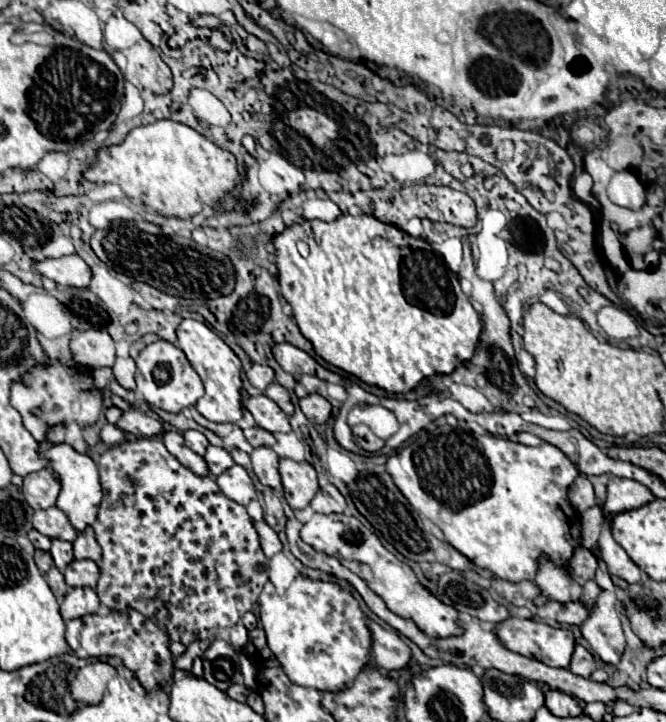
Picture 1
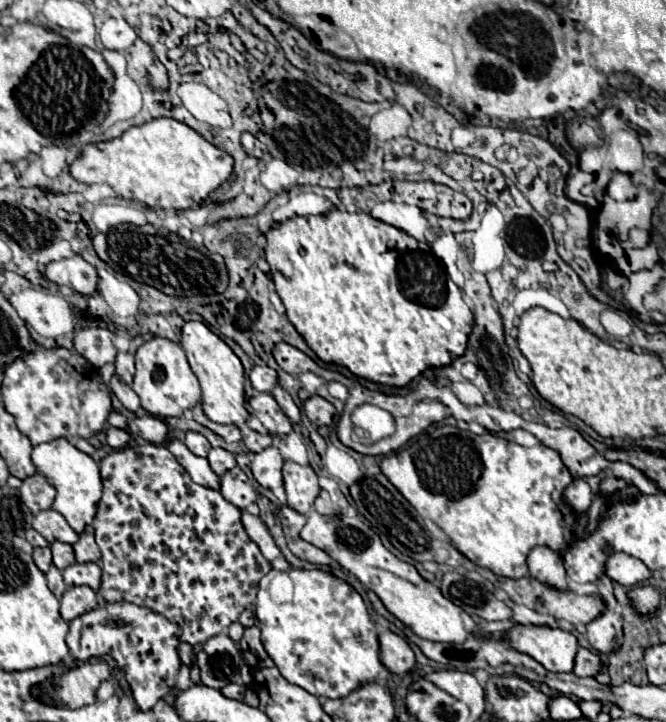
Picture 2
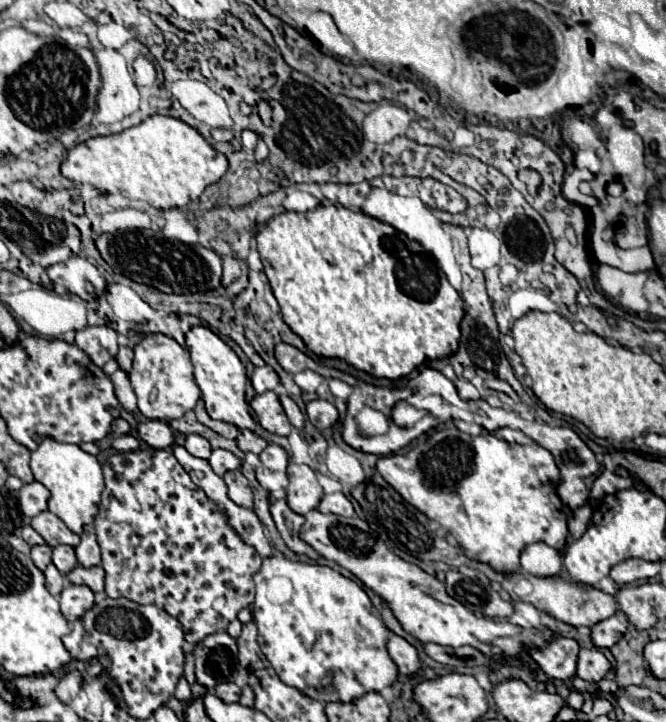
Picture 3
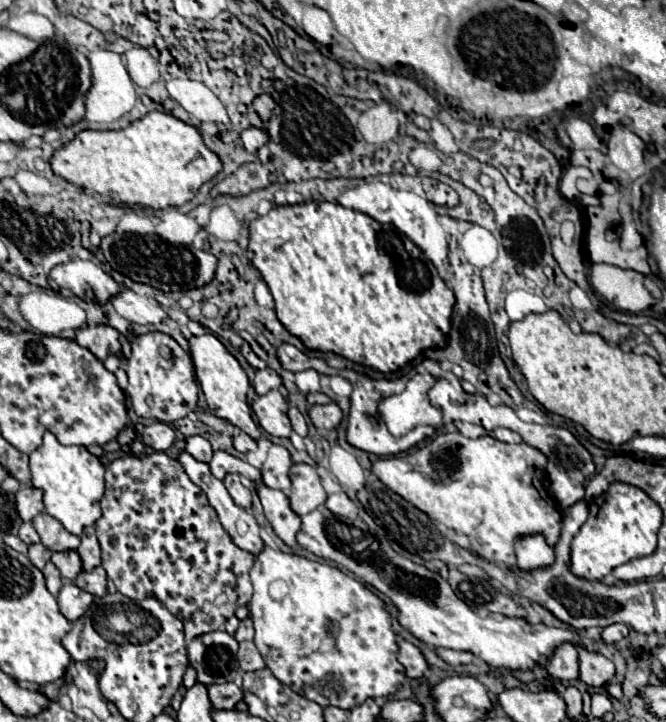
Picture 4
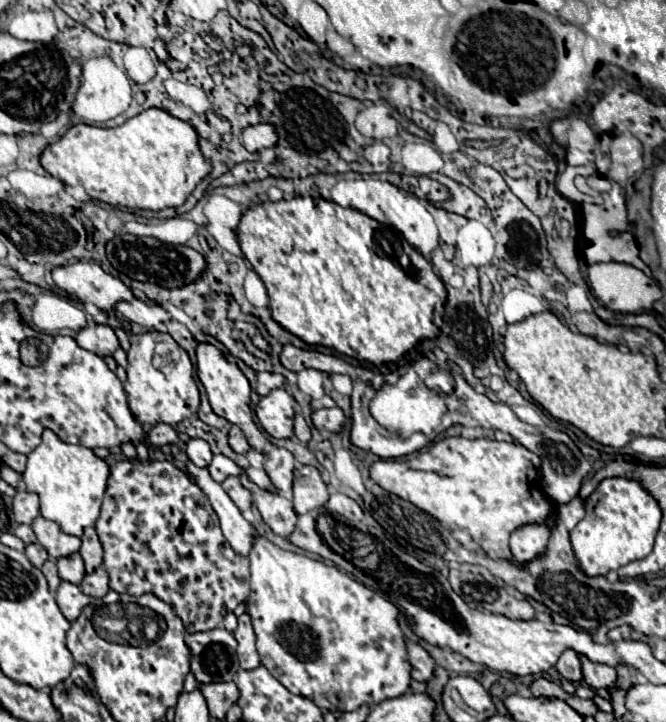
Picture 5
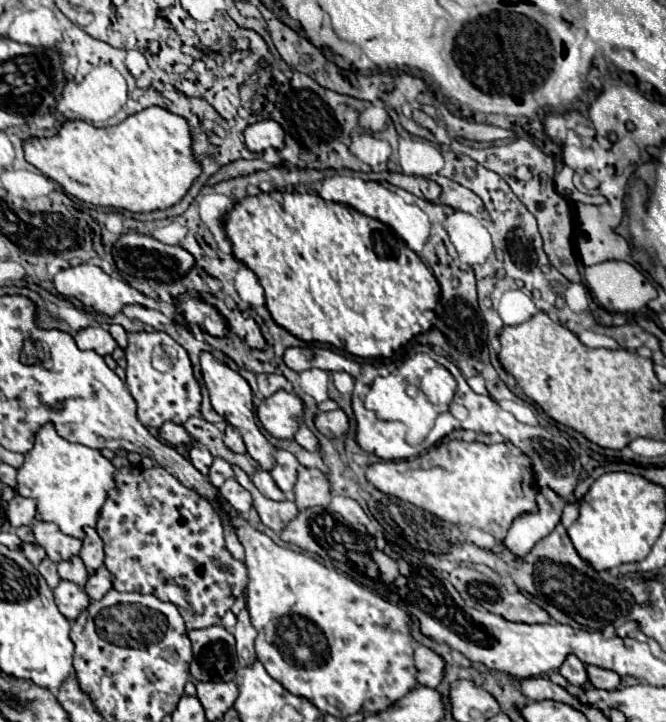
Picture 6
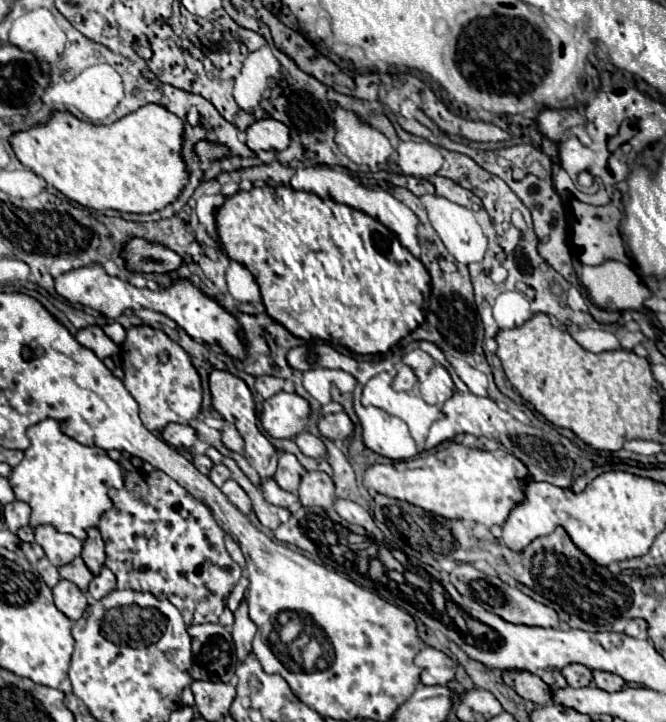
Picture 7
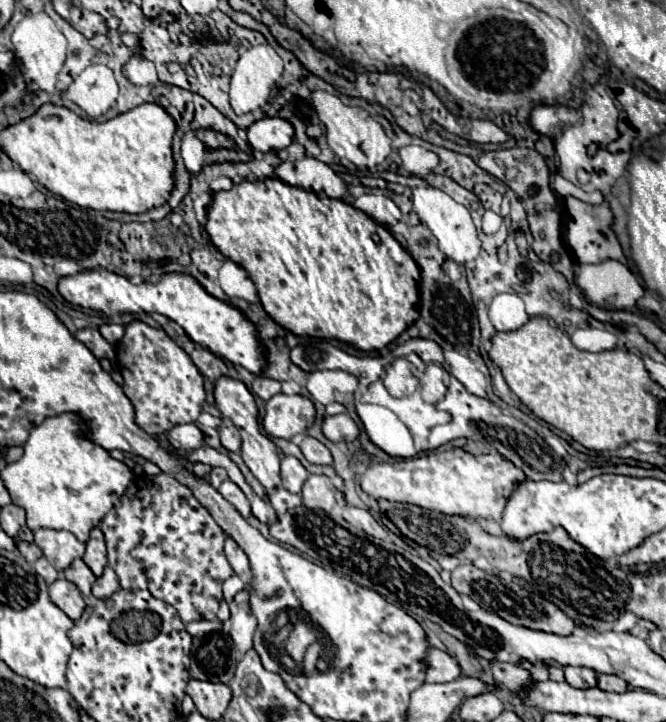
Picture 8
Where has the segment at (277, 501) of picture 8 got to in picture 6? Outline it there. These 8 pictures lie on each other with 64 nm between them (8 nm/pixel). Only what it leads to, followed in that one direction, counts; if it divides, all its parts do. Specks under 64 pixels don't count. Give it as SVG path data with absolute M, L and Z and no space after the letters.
M256 470L256 474L252 476L252 482L256 484L256 488L258 488L264 496L268 496L268 498L272 498L272 500L286 500L286 496L280 492L280 488L274 484L274 480L272 480L272 476L270 476L268 472Z

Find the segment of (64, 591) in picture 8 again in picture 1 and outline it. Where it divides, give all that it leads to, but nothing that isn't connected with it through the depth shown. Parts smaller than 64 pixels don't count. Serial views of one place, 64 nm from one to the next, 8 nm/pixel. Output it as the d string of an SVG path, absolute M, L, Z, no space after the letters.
M72 588L70 594L60 604L60 614L64 620L80 618L92 612L98 612L100 600L92 588Z

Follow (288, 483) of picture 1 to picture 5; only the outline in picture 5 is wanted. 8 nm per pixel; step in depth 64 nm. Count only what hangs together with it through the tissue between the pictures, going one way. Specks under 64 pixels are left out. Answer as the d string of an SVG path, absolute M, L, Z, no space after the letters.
M296 464L294 470L294 510L298 514L320 508L328 502L328 488L314 466Z

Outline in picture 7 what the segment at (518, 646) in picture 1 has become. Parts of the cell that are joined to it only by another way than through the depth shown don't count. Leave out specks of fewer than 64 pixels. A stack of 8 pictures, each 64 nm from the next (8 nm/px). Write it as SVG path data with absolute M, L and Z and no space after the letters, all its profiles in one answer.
M568 664L562 668L562 676L572 688L582 688L592 682L592 670L584 668L582 664Z

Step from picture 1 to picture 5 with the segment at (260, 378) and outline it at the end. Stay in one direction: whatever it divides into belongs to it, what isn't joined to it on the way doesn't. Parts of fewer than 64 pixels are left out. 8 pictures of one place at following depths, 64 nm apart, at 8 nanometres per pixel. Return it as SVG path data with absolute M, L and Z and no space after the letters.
M258 372L258 382L256 382L256 392L260 396L266 396L270 390L274 388L282 388L284 386L284 376L276 374L276 372Z

